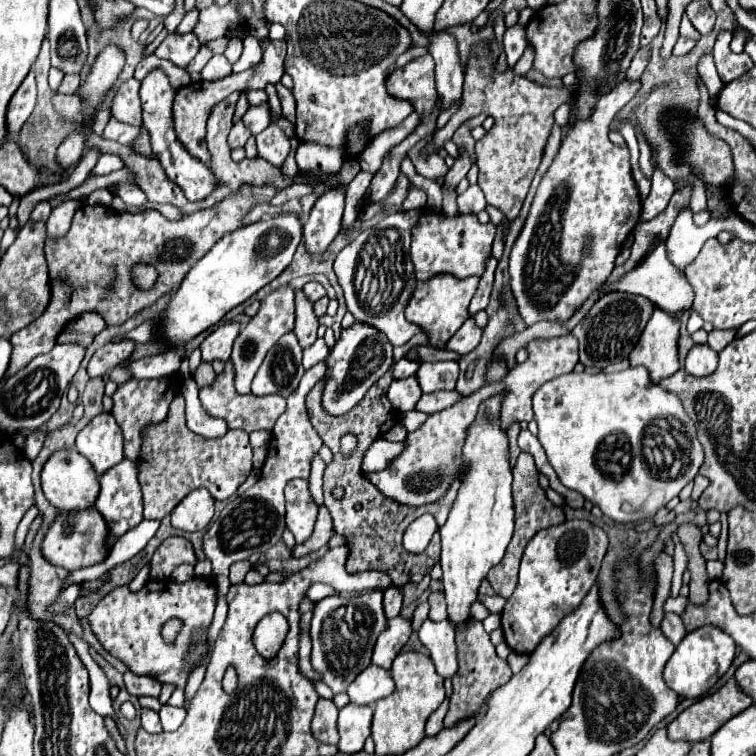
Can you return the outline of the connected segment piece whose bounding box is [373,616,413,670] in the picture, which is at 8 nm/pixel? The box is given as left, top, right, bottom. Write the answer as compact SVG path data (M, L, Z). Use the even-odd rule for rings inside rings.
M397 616L389 620L387 630L383 630L383 634L379 634L375 650L373 650L373 664L389 670L393 658L401 652L401 648L407 644L409 636L411 636L411 620Z

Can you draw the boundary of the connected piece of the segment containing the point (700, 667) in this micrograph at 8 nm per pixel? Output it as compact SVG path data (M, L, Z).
M701 626L689 632L681 644L675 648L669 658L663 678L671 690L675 690L683 698L699 698L703 696L731 666L735 656L735 642L717 626Z

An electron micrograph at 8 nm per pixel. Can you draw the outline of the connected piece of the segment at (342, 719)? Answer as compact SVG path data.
M347 704L339 710L339 752L355 754L363 750L365 740L371 734L373 706Z

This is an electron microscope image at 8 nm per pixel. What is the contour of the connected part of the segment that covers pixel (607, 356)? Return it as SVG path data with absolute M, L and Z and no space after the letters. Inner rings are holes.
M609 292L601 296L587 316L571 330L579 340L579 362L583 366L605 368L607 364L621 362L629 356L633 346L637 344L647 320L651 318L651 310L655 304L641 300L643 296L627 296L623 292Z

